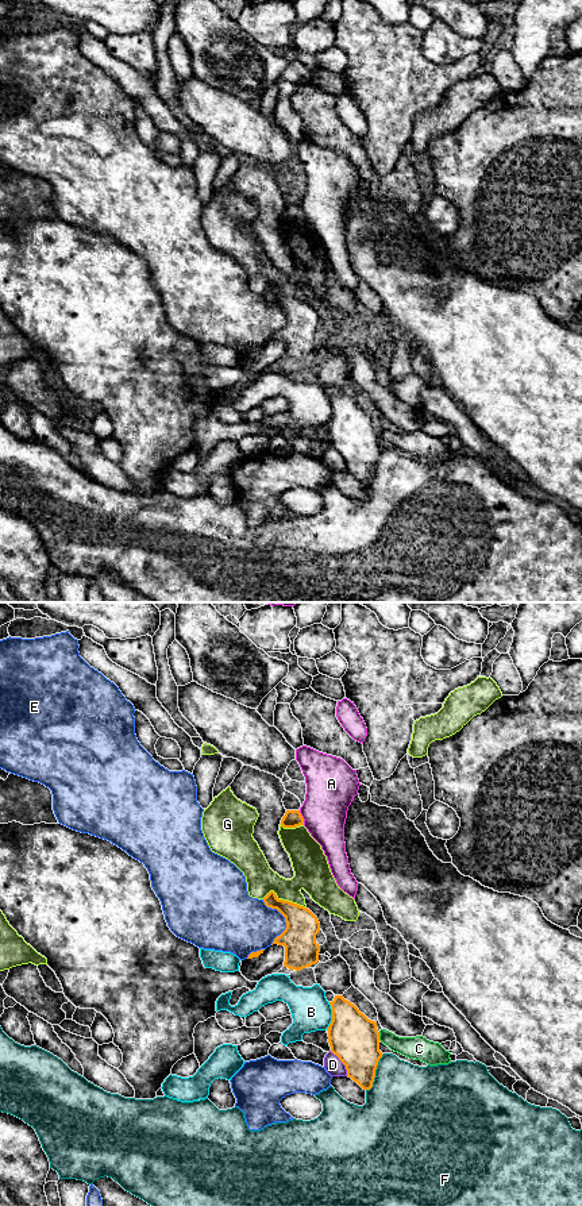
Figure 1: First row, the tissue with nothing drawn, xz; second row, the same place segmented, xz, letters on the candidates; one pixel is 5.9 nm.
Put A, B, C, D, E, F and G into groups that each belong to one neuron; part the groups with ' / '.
A / B / C / D / E / F / G

